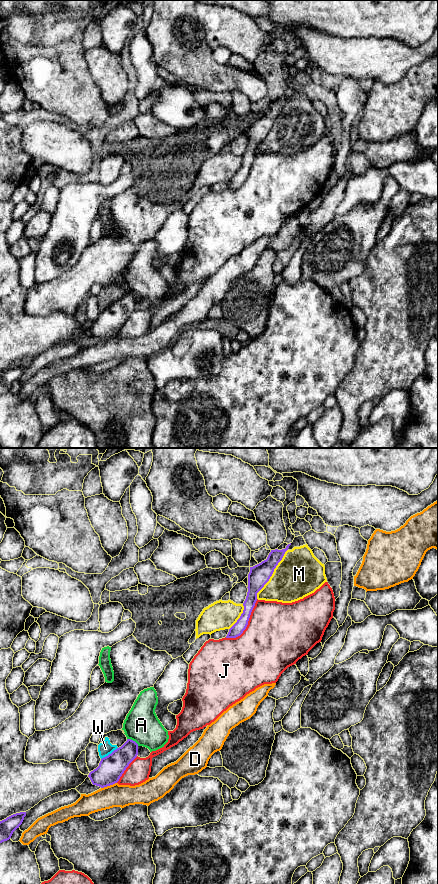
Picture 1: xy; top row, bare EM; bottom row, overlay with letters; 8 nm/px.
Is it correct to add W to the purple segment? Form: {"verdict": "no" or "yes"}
{"verdict": "no"}

